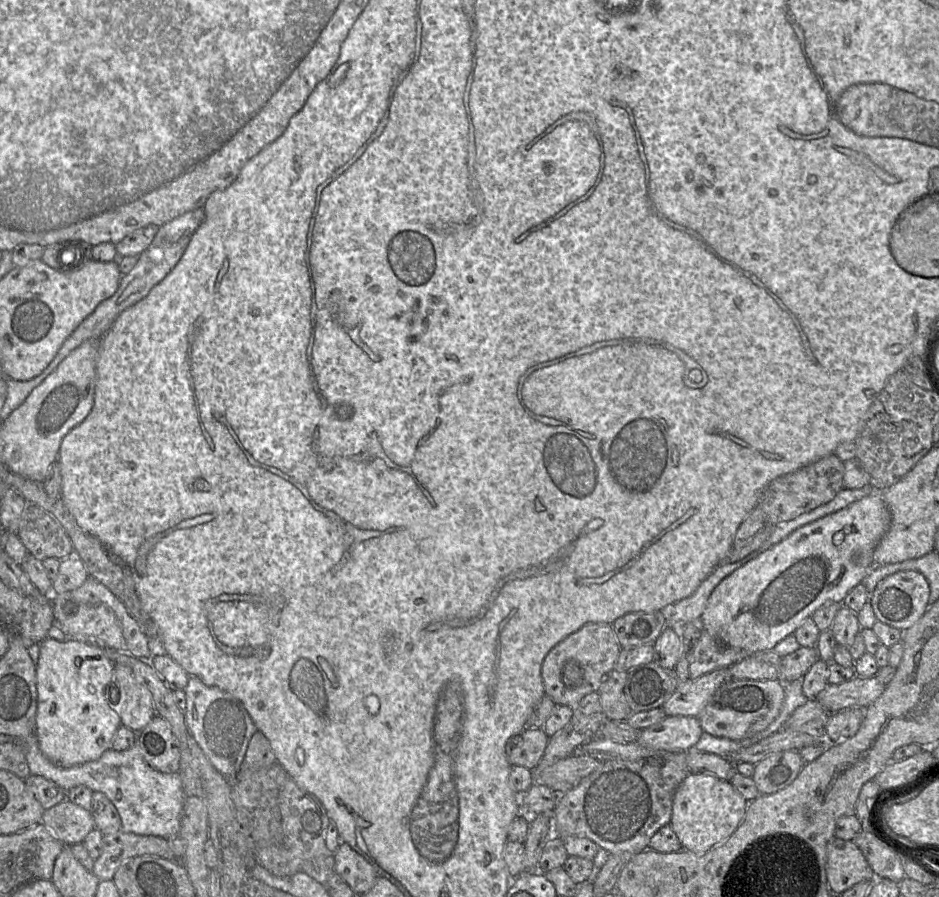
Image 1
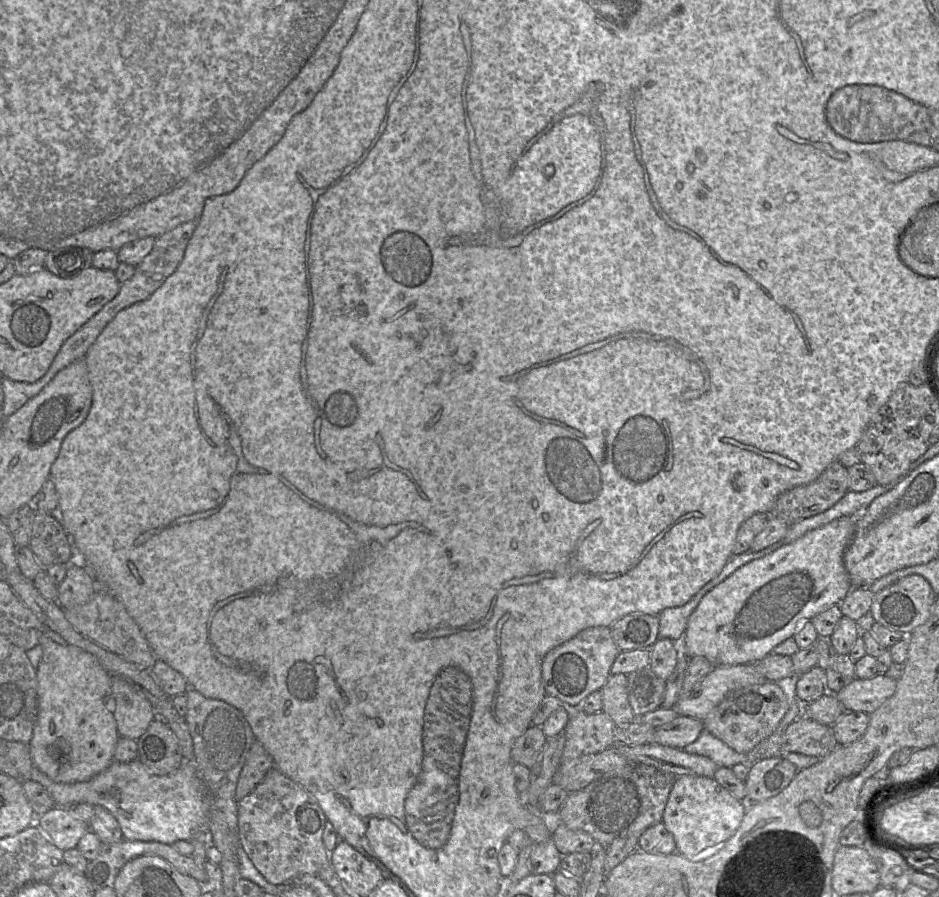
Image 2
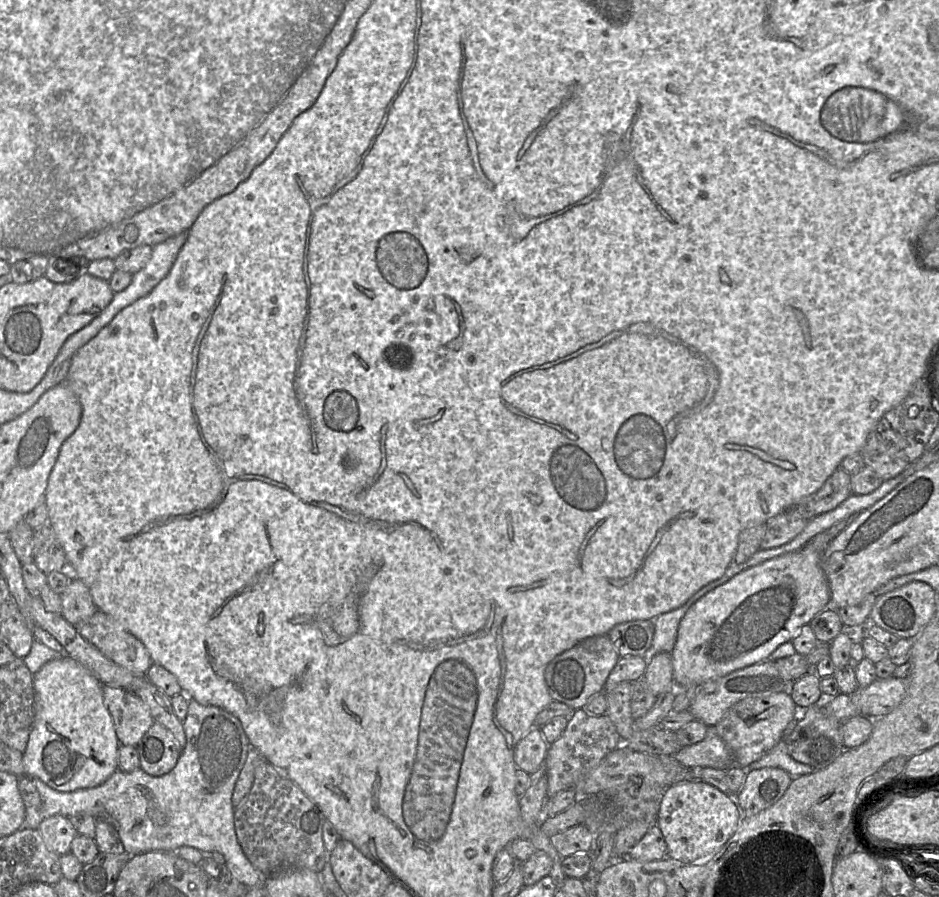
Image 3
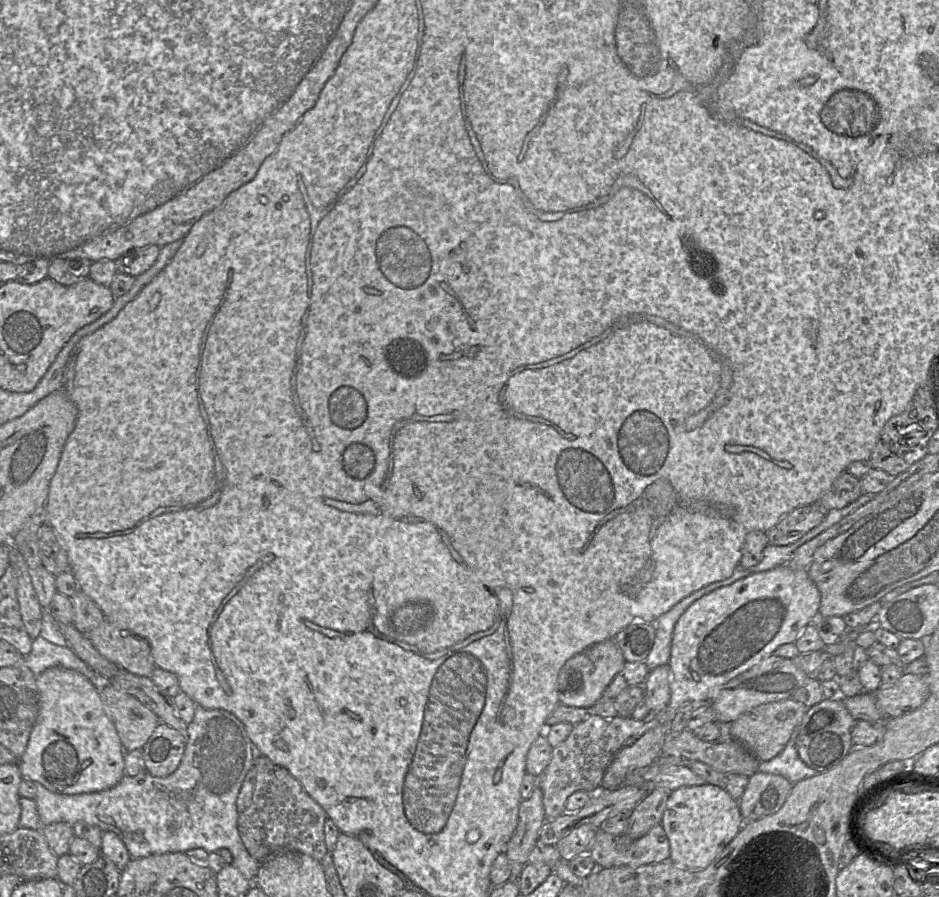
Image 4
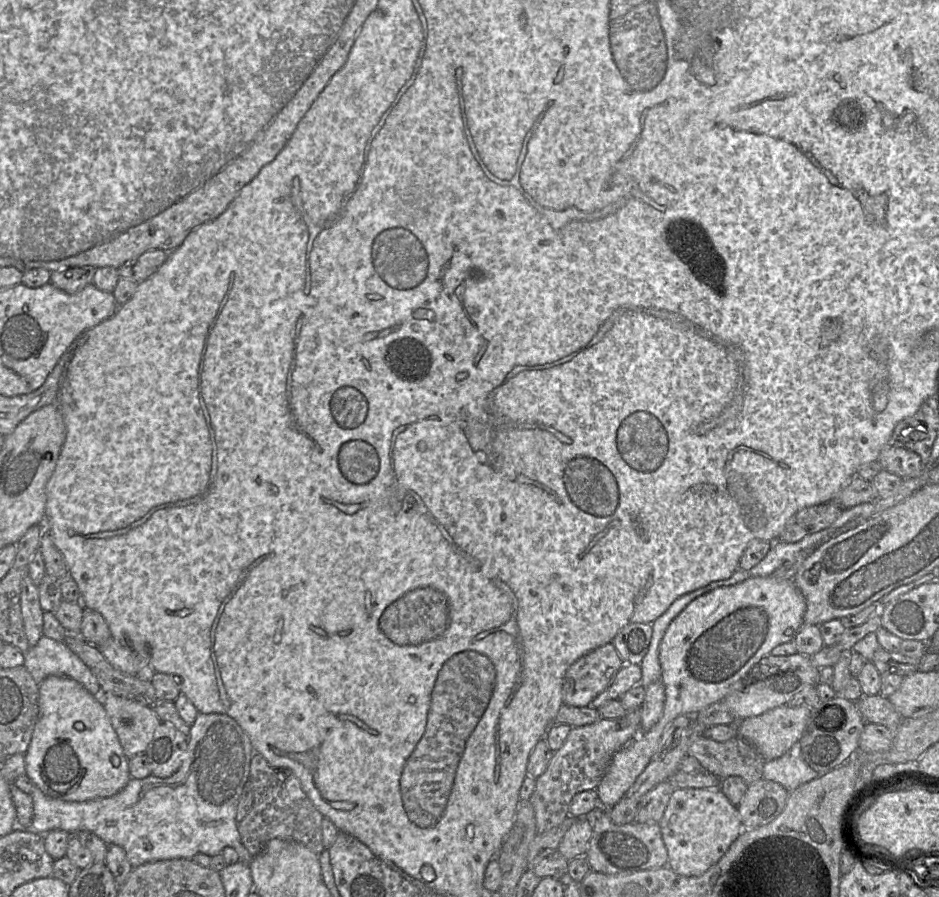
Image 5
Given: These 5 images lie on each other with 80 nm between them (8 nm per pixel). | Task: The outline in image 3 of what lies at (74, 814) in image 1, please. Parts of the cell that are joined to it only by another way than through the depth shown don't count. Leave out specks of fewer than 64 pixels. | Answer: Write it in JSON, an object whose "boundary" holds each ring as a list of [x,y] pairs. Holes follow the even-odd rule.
{"boundary":[[[62,815],[43,818],[38,830],[47,848],[57,855],[71,852],[71,843],[78,835],[69,817]]]}

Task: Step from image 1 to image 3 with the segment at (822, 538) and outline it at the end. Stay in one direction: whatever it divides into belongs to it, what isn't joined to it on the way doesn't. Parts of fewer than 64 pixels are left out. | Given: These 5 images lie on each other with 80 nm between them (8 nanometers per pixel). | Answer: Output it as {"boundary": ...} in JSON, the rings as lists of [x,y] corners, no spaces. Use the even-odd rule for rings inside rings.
{"boundary":[[[807,542],[806,545],[801,547],[799,550],[774,557],[740,572],[725,584],[720,585],[705,594],[687,610],[679,623],[676,642],[672,652],[670,653],[673,665],[674,687],[701,685],[711,679],[723,677],[733,671],[768,660],[771,653],[774,652],[778,646],[792,641],[802,626],[809,624],[817,614],[830,606],[829,585],[820,564],[823,551],[816,550],[813,546],[814,545]]]}

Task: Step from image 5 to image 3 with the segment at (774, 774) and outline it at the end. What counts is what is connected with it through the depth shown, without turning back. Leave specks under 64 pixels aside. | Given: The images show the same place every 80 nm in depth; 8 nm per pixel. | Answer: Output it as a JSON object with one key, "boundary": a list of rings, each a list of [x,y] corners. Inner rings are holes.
{"boundary":[[[798,716],[787,725],[782,739],[759,760],[751,763],[747,770],[757,770],[766,767],[781,768],[792,778],[815,772],[816,769],[814,767],[794,760],[787,751],[785,739],[792,733],[797,722]]]}

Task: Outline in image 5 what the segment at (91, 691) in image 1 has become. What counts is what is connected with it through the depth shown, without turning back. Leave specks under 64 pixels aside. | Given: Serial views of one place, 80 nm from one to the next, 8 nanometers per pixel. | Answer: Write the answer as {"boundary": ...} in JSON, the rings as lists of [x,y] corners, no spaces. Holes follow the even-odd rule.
{"boundary":[[[48,676],[38,686],[39,716],[25,752],[25,774],[46,796],[85,802],[120,792],[131,776],[128,758],[101,704],[72,678]]]}

